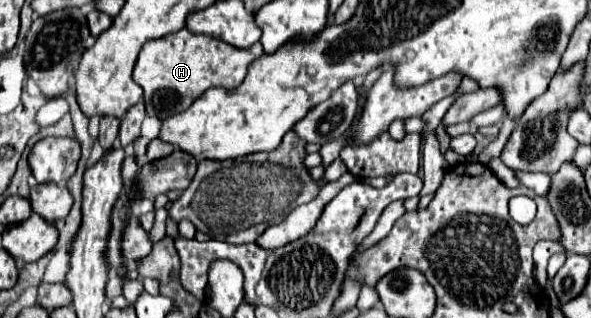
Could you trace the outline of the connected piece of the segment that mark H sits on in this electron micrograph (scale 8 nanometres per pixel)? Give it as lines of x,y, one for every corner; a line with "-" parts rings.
181,29
173,35
151,39
143,45
133,79
145,91
147,115
165,119
179,111
185,111
191,101
201,97
209,87
239,87
247,75
251,61
263,55
261,43
247,49
235,49
221,39
209,35
195,35
189,29

